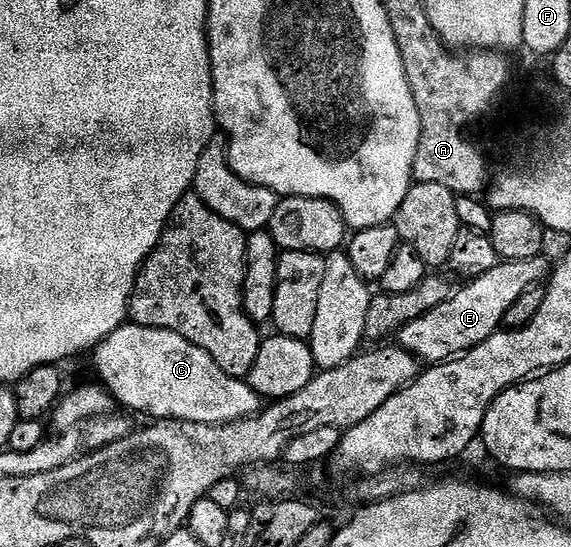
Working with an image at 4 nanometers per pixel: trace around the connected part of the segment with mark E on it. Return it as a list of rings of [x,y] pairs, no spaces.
[[[541,255],[524,258],[524,262],[501,261],[495,268],[488,270],[488,274],[480,274],[480,278],[463,283],[462,289],[459,292],[457,289],[450,300],[444,302],[444,306],[436,306],[436,310],[428,310],[424,318],[408,322],[408,326],[398,332],[397,343],[419,362],[430,366],[444,364],[461,356],[463,352],[471,352],[502,328],[504,314],[508,314],[524,290],[541,285],[551,275],[552,264],[546,259],[545,255]]]

